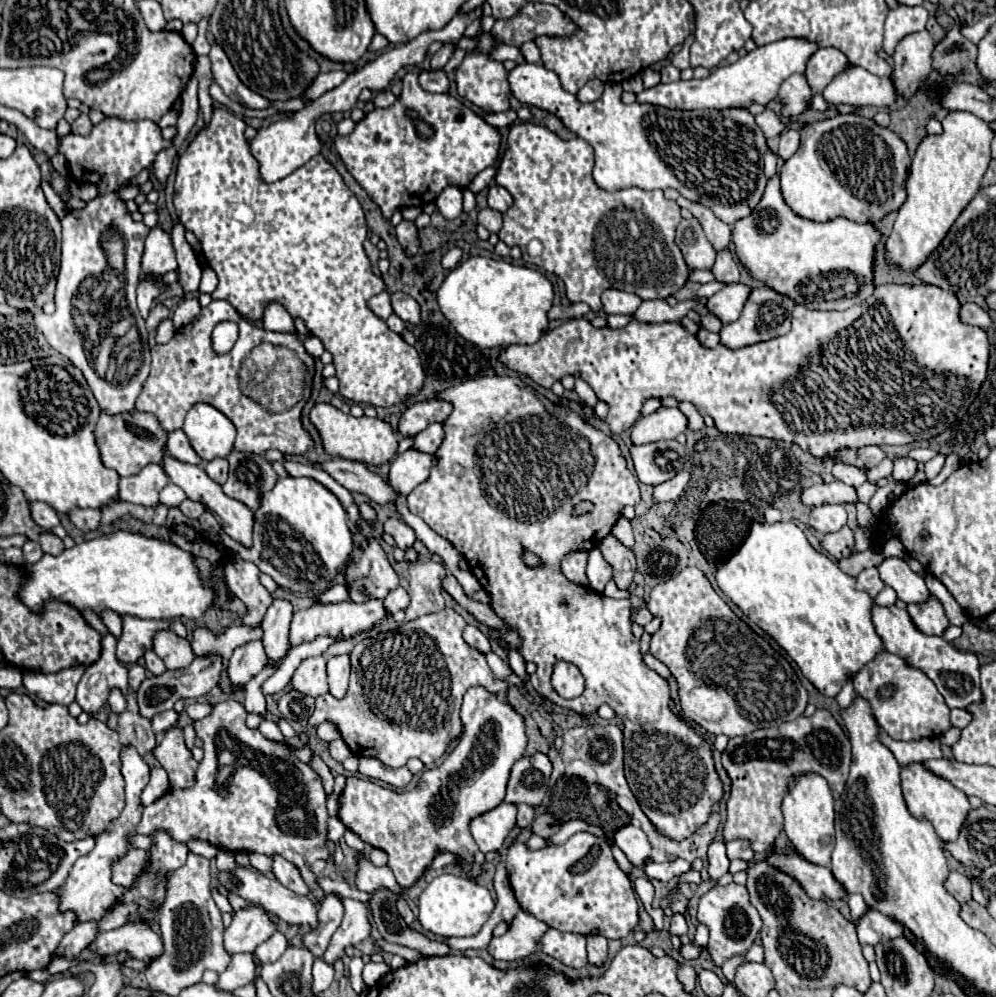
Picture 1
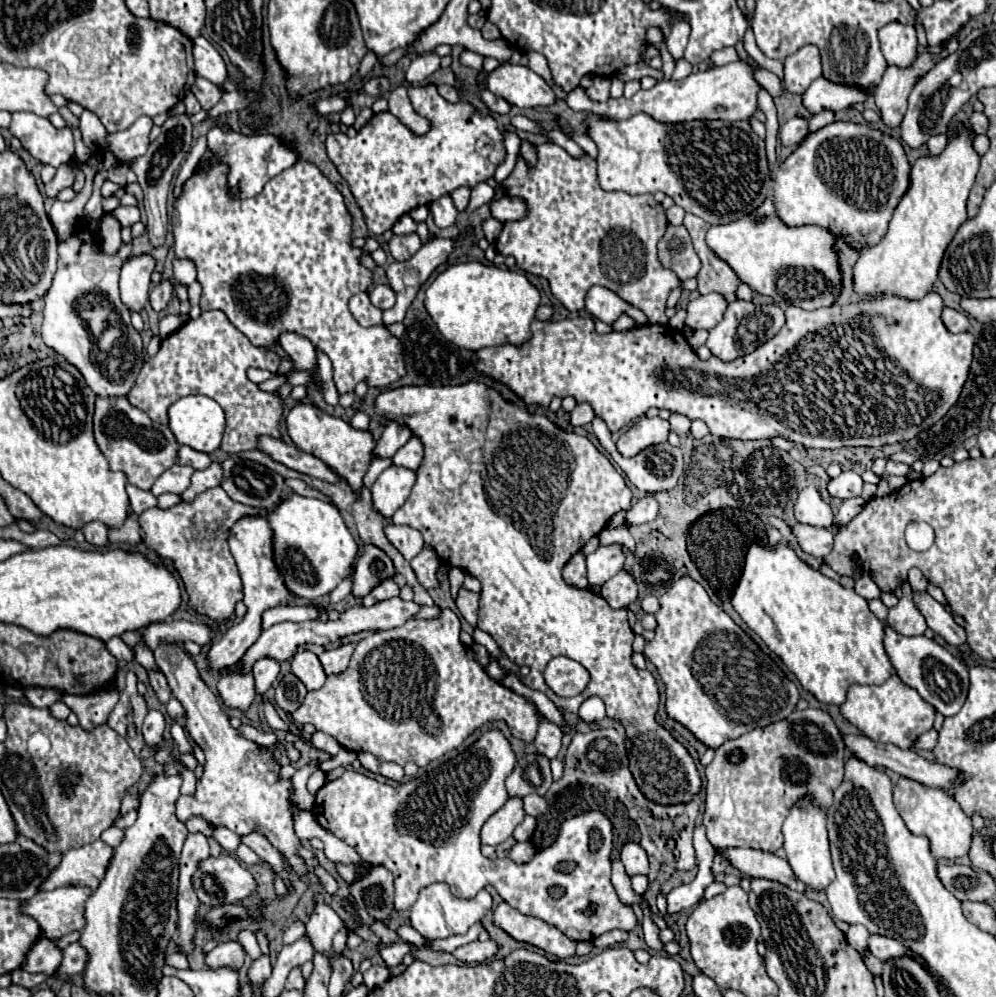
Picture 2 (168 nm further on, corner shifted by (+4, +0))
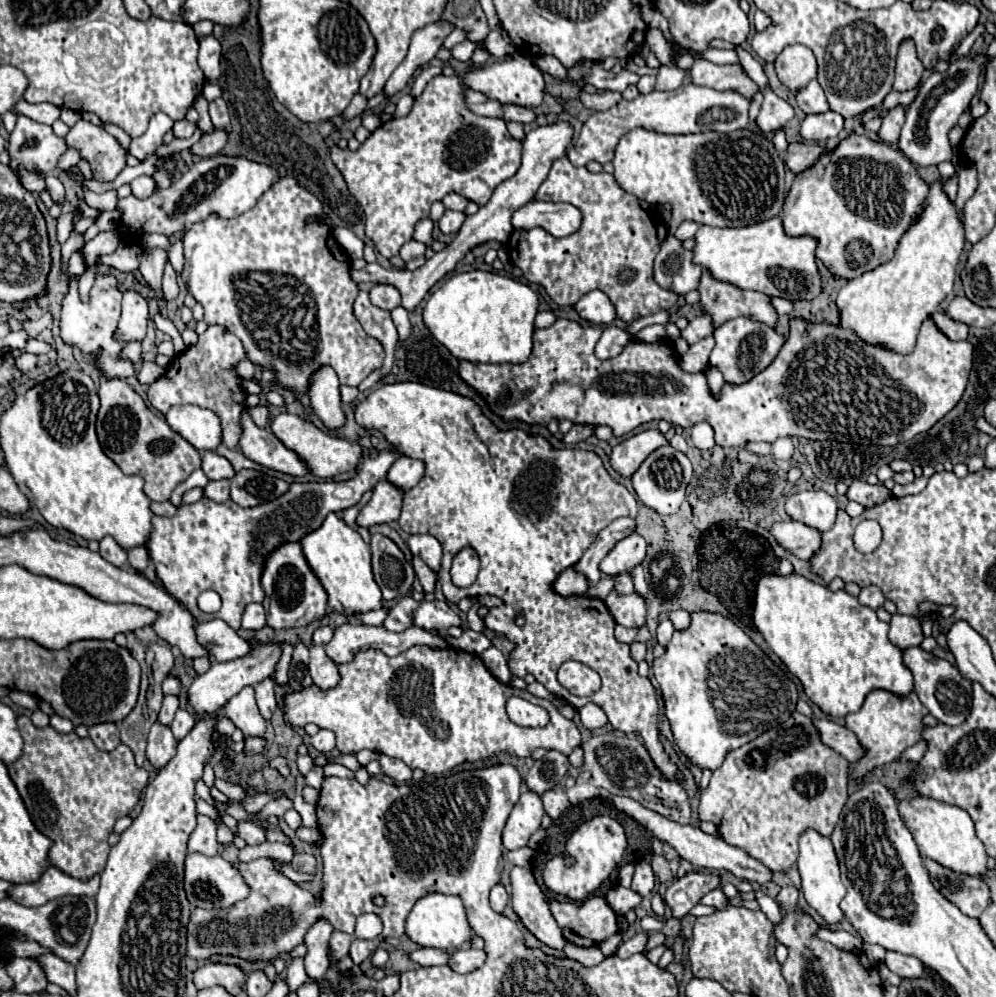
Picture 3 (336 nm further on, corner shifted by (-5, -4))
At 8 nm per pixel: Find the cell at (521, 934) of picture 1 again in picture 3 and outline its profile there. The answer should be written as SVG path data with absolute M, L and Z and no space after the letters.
M460 948L460 950L454 950L450 954L450 960L448 960L448 966L458 972L458 974L466 974L466 972L472 972L476 968L480 968L486 960L486 954L484 950L472 950L472 948Z

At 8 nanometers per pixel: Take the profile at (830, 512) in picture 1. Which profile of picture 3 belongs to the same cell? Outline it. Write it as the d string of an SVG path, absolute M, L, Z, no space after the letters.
M822 490L796 492L786 498L786 512L792 520L826 532L836 520L836 500Z

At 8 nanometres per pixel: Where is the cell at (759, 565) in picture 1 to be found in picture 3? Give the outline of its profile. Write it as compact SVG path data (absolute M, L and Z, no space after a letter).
M798 574L762 576L756 588L754 626L764 636L774 654L786 664L786 668L802 682L806 696L828 716L844 718L850 712L858 712L866 694L872 690L888 690L900 698L912 692L912 674L902 660L902 650L888 640L888 624L880 622L876 612L862 606L858 598L844 590L832 592L812 580Z

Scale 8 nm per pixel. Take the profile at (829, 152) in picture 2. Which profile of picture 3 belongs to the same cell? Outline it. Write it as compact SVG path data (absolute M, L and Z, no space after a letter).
M852 134L852 136L848 136L846 140L842 140L842 142L838 144L838 148L834 148L834 150L828 152L828 154L824 154L824 156L816 162L814 168L806 170L804 174L800 174L800 176L794 178L794 184L792 184L790 194L788 194L788 198L786 198L786 202L784 202L784 208L782 208L782 224L784 224L784 232L786 232L788 236L812 236L812 238L816 238L816 242L818 242L818 246L816 246L816 258L824 262L824 266L832 272L832 276L844 278L844 280L852 280L852 278L862 276L864 272L870 272L870 270L878 268L880 264L886 264L886 262L894 256L894 250L896 250L900 238L904 236L904 232L906 232L906 230L918 220L918 216L922 214L922 210L924 210L924 206L926 206L926 196L928 196L928 184L918 176L916 166L914 166L900 150L896 150L896 148L884 144L884 142L874 142L874 140L870 140L868 136Z

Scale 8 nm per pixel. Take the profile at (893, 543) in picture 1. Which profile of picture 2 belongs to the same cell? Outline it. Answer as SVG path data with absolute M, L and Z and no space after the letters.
M903 581L901 590L903 596L899 598L899 604L889 610L887 624L897 630L903 636L917 636L927 630L927 622L921 616L921 612L915 608L912 598L912 589L907 581Z

